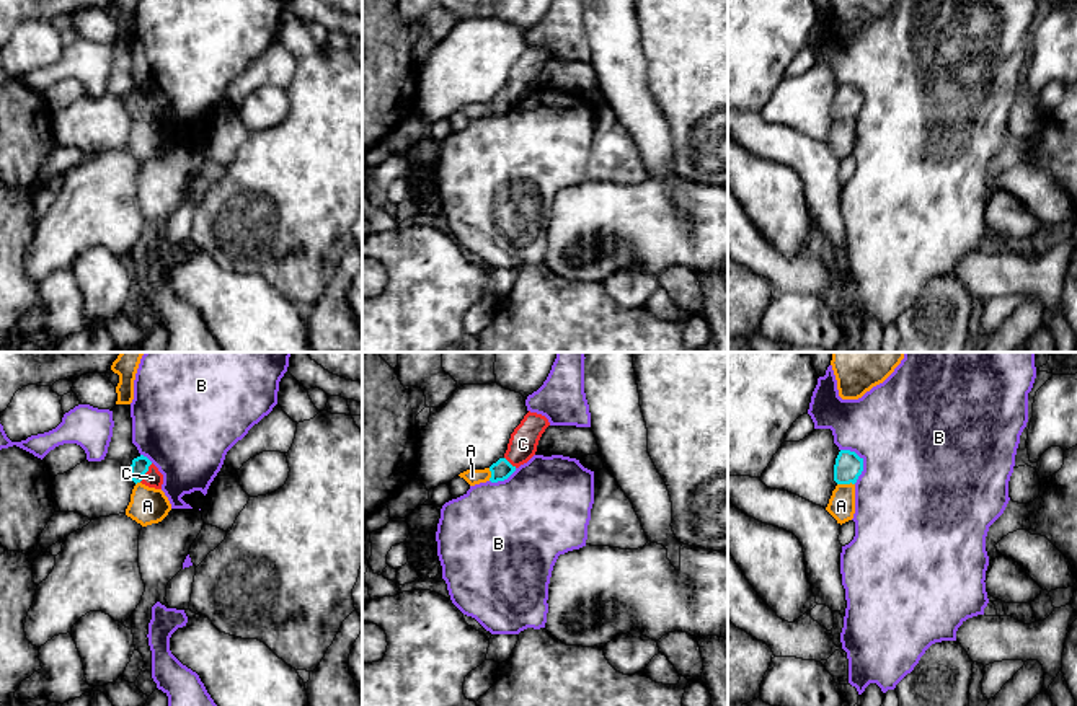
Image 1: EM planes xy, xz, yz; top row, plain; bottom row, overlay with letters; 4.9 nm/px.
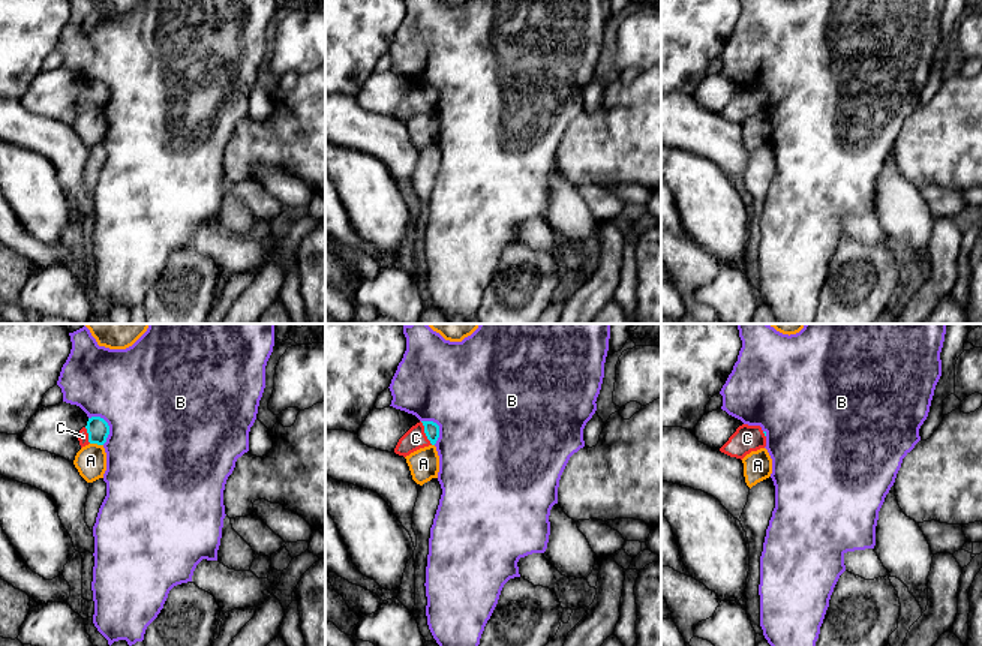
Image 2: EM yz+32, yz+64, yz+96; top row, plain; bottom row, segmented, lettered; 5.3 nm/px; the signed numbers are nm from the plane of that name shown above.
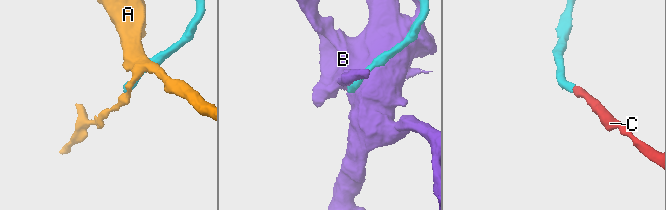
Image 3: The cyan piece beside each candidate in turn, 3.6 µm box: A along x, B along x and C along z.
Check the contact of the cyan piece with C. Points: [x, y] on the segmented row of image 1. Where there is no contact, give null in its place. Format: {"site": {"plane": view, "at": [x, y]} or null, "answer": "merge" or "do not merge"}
{"site": {"plane": "xy", "at": [146, 472]}, "answer": "merge"}

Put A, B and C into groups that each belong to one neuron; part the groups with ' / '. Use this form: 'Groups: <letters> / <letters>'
Groups: A / B / C

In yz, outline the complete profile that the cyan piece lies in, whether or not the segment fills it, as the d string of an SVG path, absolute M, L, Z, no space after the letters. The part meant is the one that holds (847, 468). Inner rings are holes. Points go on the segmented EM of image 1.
M840 450L834 465L834 481L837 484L855 484L863 471L863 458L855 452Z

